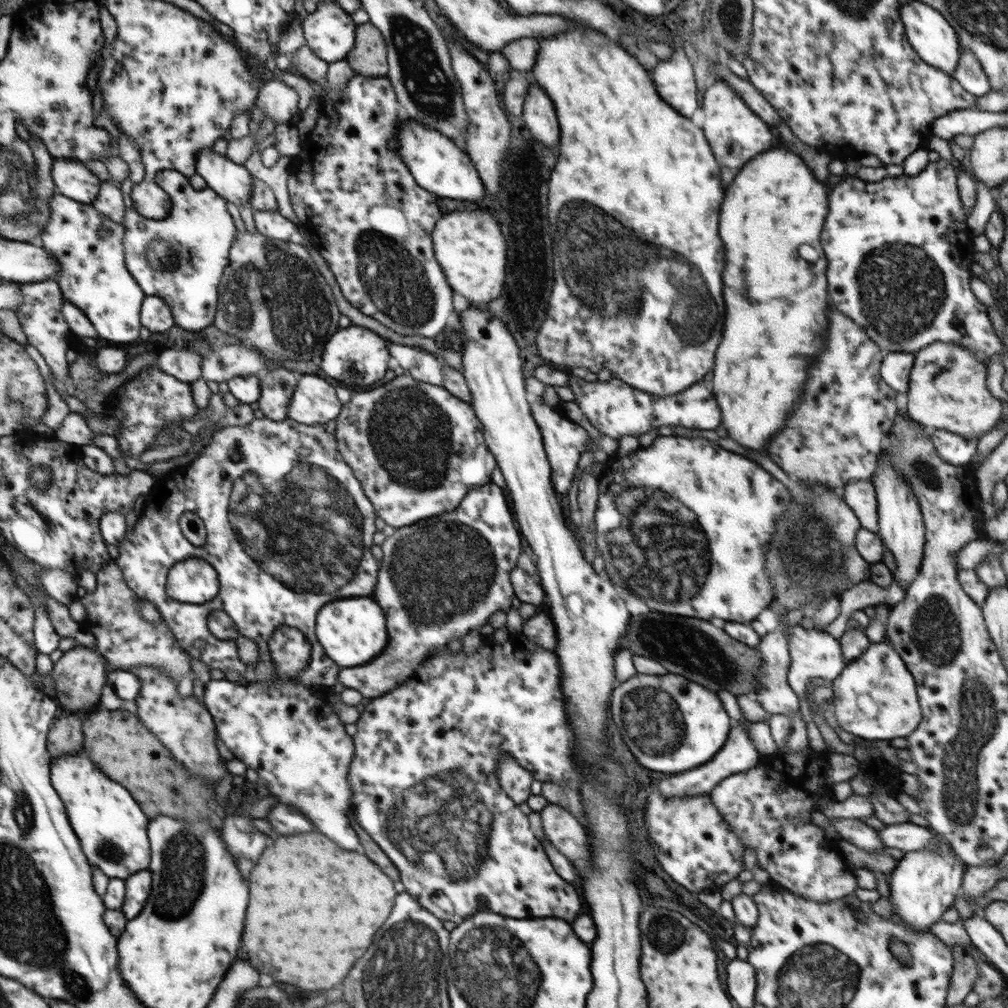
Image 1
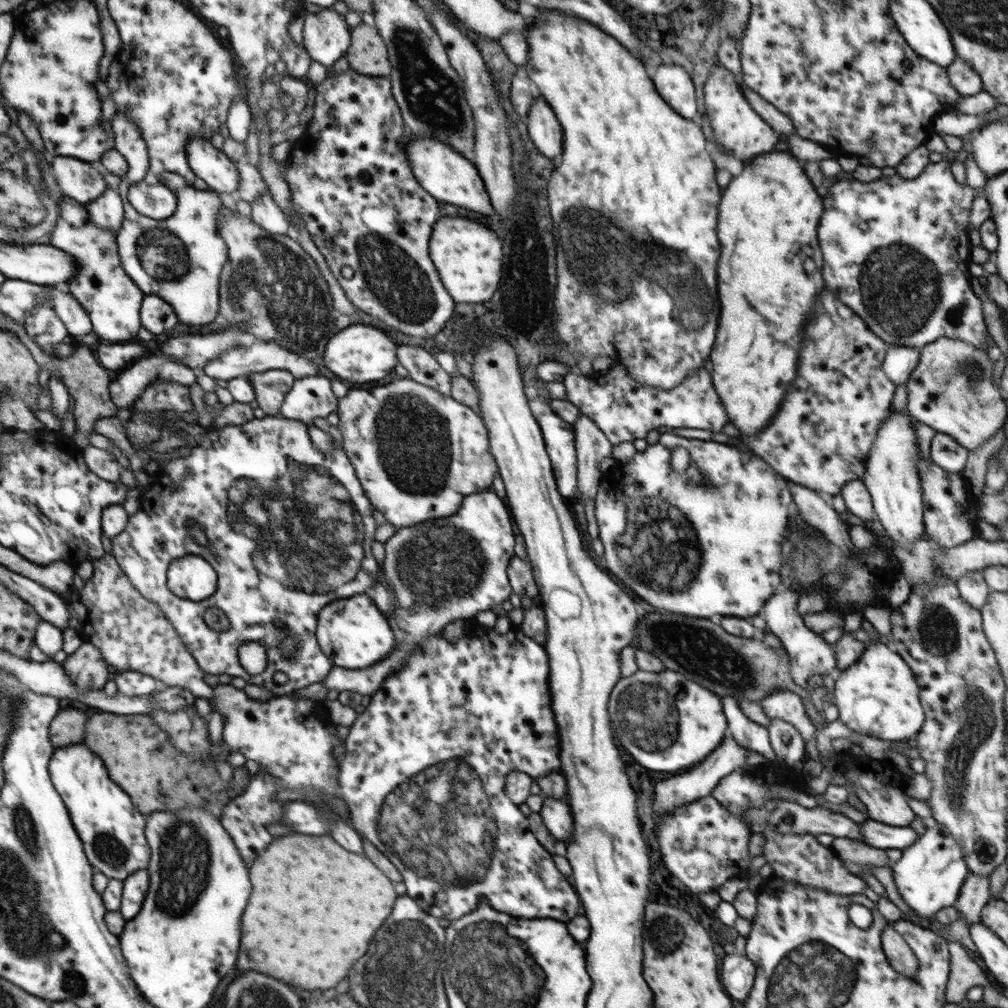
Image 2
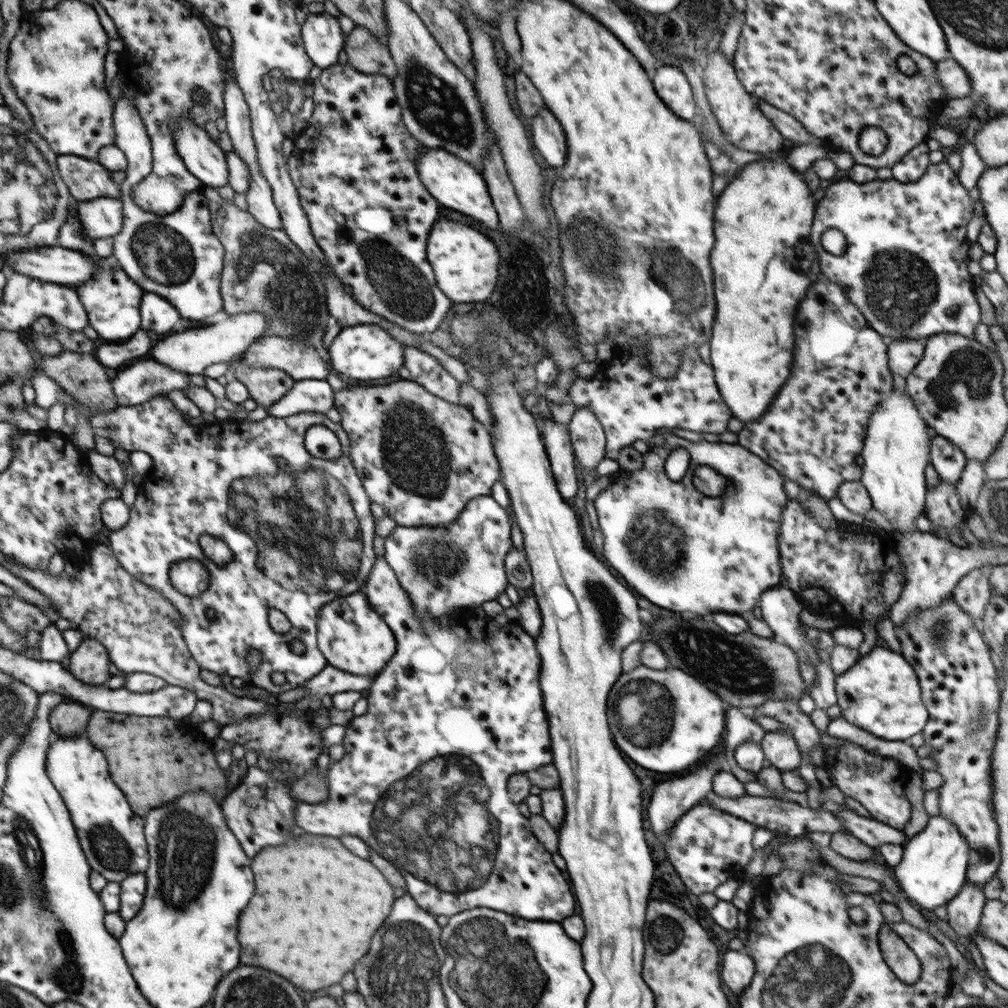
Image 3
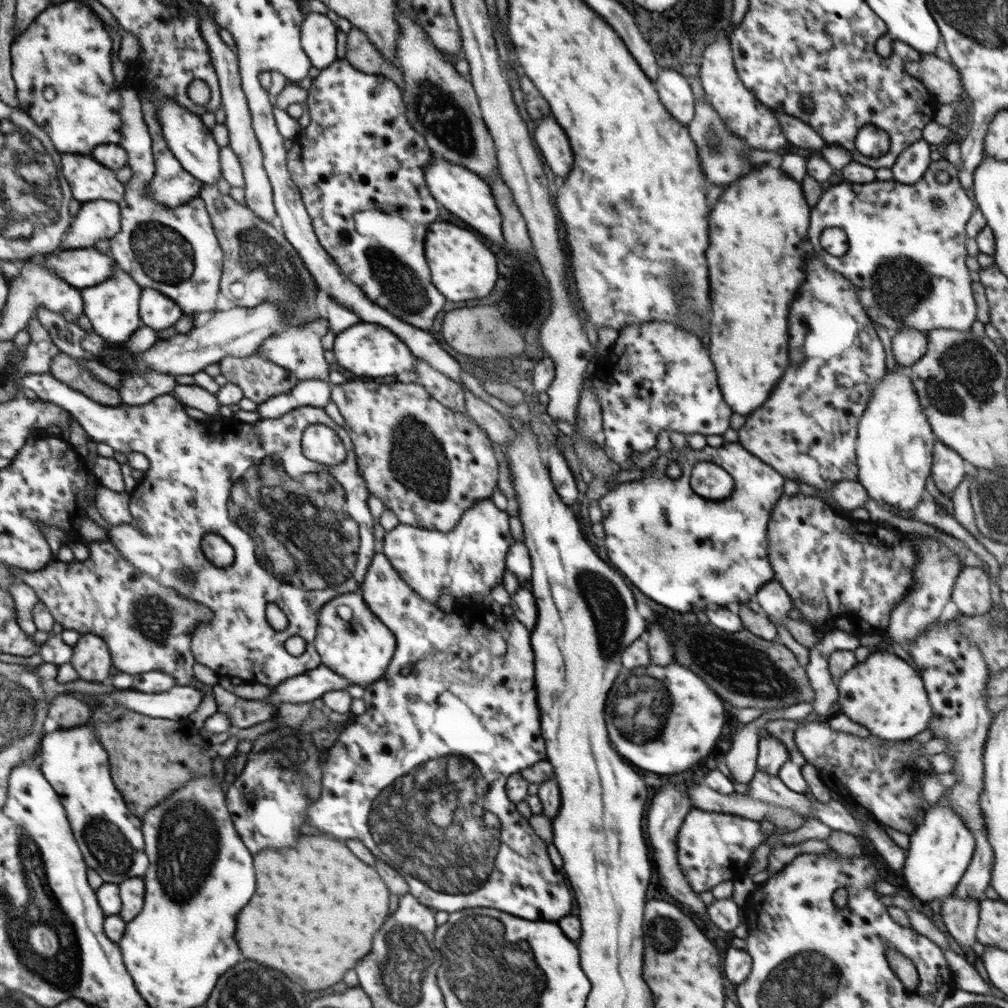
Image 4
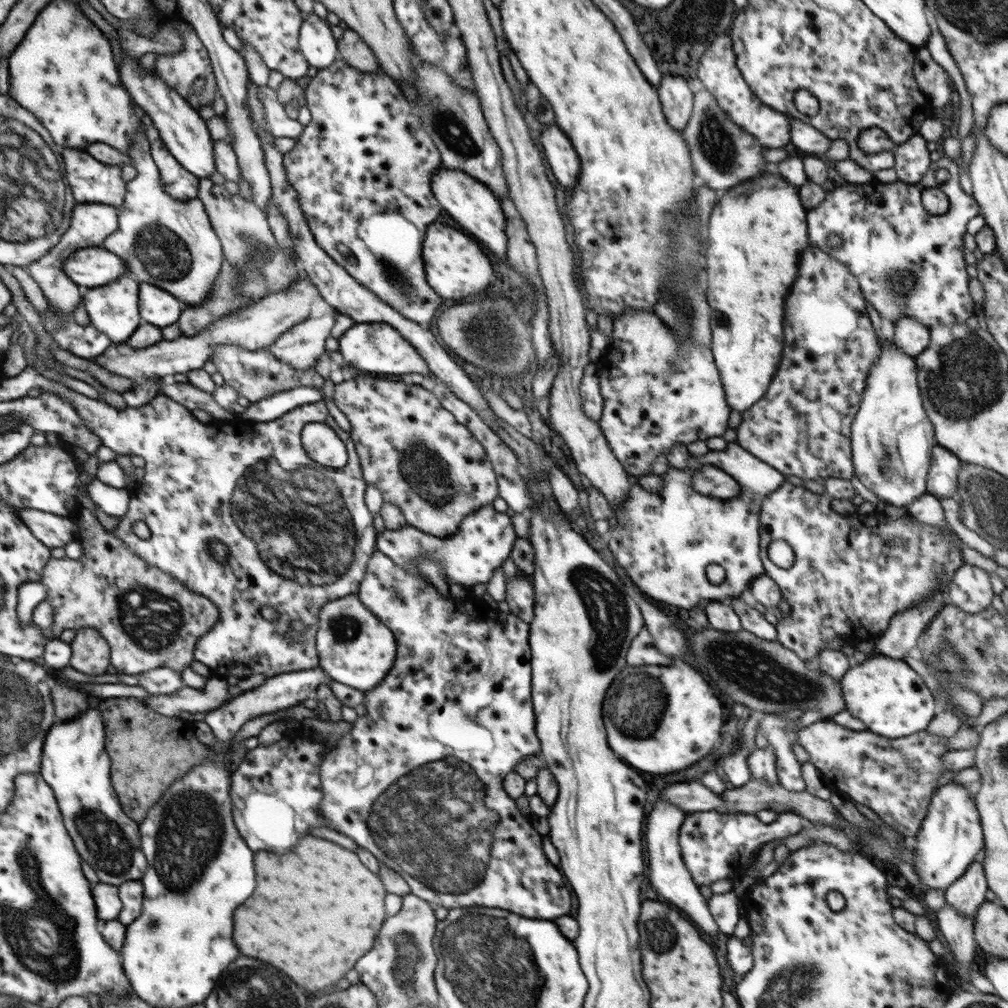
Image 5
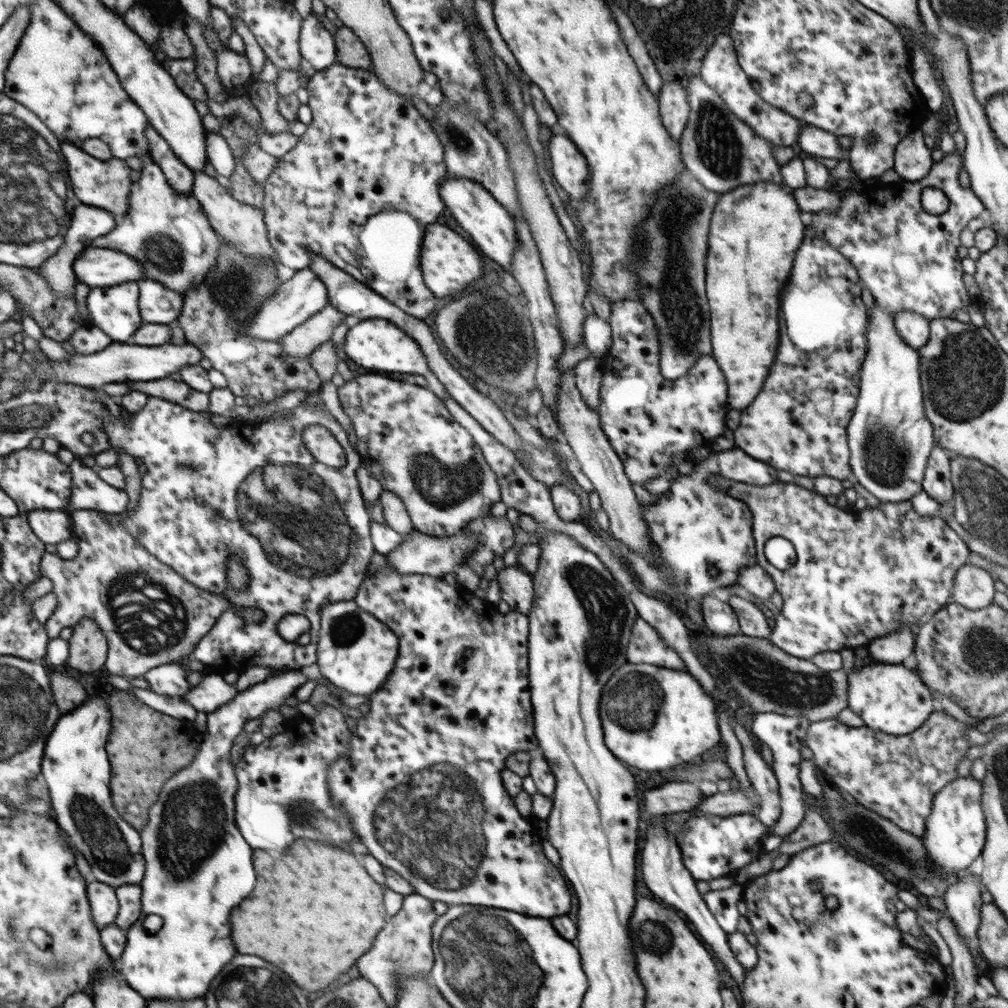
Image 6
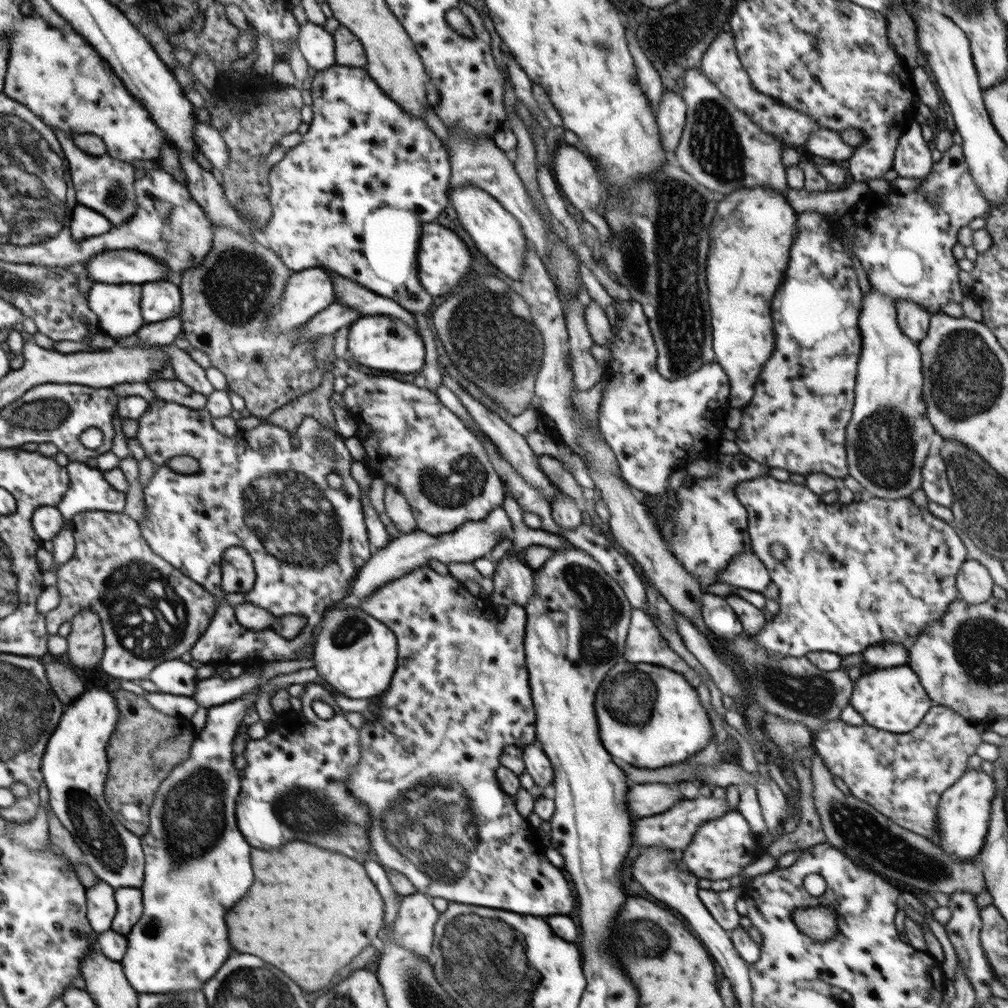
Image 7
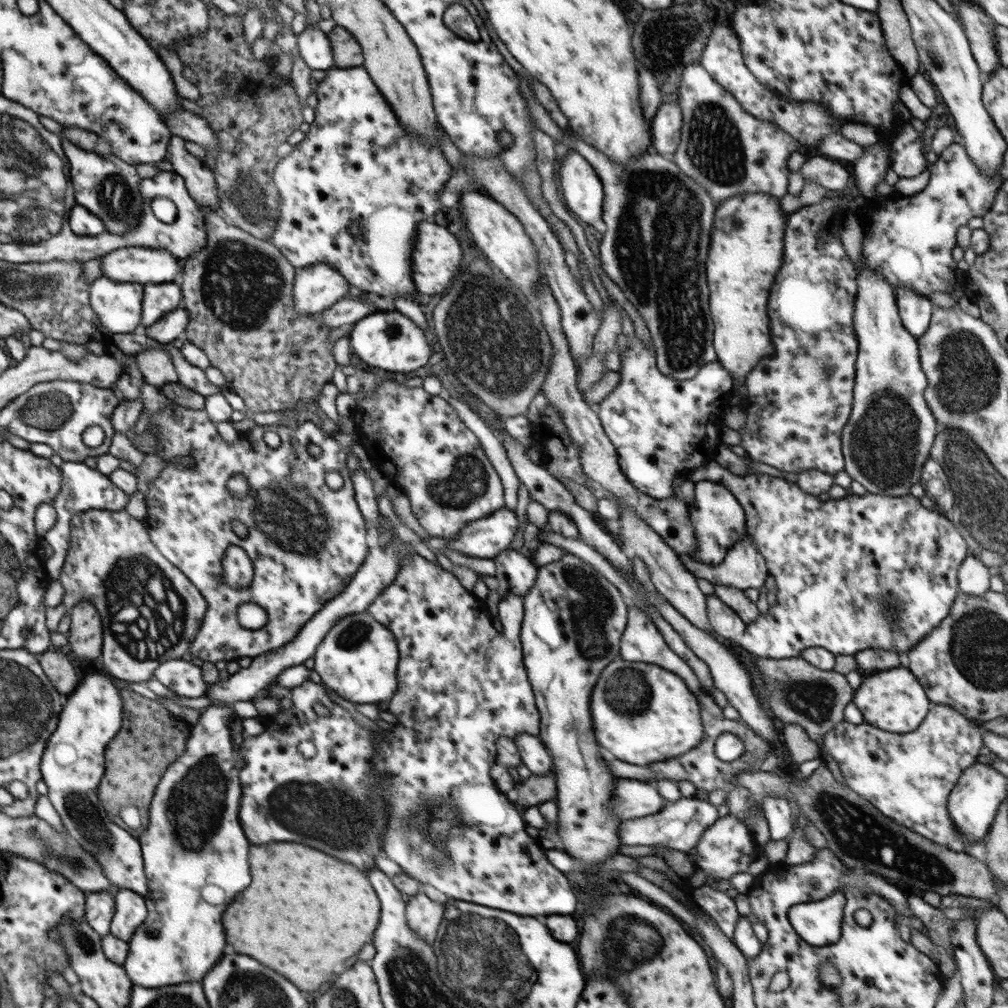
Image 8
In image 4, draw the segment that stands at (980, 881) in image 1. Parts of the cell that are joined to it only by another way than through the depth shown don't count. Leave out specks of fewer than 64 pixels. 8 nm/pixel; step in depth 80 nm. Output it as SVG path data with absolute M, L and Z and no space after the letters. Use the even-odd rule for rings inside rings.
M947 897L942 905L942 922L950 936L966 952L966 957L972 955L972 946L976 944L975 936L979 923L980 900Z

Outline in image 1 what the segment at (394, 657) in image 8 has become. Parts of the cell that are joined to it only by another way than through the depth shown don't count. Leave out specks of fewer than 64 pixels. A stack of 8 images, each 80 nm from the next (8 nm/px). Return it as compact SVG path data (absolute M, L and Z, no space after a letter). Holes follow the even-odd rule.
M373 596L329 601L318 611L315 633L327 656L344 668L369 663L382 652L382 648L386 648L389 641L384 612Z

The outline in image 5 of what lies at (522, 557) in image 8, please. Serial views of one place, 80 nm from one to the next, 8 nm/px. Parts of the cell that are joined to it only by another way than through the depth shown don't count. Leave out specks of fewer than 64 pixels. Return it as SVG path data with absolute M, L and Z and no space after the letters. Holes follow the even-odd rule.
M516 574L516 579L506 579L506 599L509 612L530 624L534 616L534 593L530 577Z

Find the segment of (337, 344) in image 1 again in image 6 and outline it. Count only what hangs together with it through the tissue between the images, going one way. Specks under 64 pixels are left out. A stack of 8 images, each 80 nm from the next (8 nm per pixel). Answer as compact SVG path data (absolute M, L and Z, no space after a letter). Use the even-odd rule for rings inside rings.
M368 318L348 329L343 342L347 359L358 366L376 372L400 372L400 374L422 374L425 376L428 388L440 399L449 396L445 386L438 380L436 374L430 371L426 357L420 345L395 324L382 318Z

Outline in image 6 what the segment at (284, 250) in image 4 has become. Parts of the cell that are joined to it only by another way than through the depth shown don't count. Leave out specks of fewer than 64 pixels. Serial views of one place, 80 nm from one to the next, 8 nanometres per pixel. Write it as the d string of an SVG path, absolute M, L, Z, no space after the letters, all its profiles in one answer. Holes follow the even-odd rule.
M193 170L193 173L195 179L191 195L201 204L204 215L208 218L208 222L220 237L220 240L234 245L238 251L246 253L246 255L260 256L262 259L277 263L277 256L270 242L268 242L268 238L266 238L265 215L262 210L238 202L214 177L206 175L203 171Z

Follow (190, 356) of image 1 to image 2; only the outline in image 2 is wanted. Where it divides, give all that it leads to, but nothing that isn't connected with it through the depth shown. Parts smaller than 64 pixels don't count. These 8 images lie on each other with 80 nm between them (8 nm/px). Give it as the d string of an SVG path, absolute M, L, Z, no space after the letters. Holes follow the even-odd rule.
M160 354L145 355L138 363L128 370L119 371L116 381L109 384L109 393L118 408L129 408L142 394L147 386L154 381L172 381L189 387L196 383L199 375L190 366L162 356Z

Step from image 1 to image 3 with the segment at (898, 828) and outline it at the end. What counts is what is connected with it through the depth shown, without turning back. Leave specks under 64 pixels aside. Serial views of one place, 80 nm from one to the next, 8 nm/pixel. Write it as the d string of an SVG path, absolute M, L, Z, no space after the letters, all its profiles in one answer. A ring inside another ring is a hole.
M854 811L833 812L844 825L844 833L852 834L862 843L873 848L879 848L882 844L900 844L907 843L903 830L896 830L888 824L884 824L873 817L867 818L857 815Z

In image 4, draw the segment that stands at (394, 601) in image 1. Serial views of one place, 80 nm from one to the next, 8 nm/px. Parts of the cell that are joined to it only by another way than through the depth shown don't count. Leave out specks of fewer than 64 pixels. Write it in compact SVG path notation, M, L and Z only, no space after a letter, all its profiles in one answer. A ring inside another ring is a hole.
M492 499L476 501L448 532L431 531L407 524L398 524L386 532L380 551L390 560L394 570L421 598L439 606L439 598L448 593L456 601L472 594L486 596L502 583L506 555L515 543L510 533L510 515L500 510ZM322 664L314 670L289 678L277 686L268 686L272 690L270 697L256 701L264 701L264 704L270 704L276 708L283 703L306 702L310 705L311 701L320 699L325 692L344 690L350 685L351 682L348 679L344 679L342 675Z

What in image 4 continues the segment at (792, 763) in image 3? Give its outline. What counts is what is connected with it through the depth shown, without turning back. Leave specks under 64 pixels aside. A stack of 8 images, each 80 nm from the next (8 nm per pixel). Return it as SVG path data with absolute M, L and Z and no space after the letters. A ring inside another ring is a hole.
M772 735L759 738L759 753L756 759L756 770L776 776L786 761L791 760L788 748Z

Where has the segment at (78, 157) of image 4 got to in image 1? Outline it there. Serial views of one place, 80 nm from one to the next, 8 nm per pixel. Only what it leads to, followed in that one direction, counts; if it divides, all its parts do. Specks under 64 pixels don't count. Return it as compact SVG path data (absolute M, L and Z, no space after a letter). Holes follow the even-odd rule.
M54 159L51 175L60 194L82 204L92 204L101 190L100 180L82 162L62 162Z

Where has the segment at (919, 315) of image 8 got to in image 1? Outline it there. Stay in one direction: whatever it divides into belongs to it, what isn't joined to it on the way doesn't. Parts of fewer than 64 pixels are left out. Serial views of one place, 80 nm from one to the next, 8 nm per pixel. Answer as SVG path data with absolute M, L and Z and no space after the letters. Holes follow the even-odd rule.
M890 352L885 354L880 365L881 380L889 384L896 394L904 394L909 391L909 374L914 358L914 353Z

